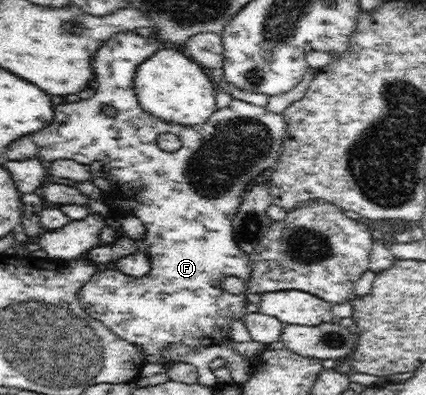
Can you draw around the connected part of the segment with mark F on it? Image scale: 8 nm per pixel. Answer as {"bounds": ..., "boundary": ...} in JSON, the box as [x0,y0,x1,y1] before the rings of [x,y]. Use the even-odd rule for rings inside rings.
{"bounds":[31,31,285,364],"boundary":[[[134,31],[113,34],[108,38],[108,44],[100,47],[92,58],[96,80],[102,80],[96,94],[90,100],[54,106],[54,120],[50,126],[44,126],[32,134],[31,139],[38,145],[37,156],[45,163],[64,158],[86,164],[100,160],[101,170],[113,185],[111,191],[104,192],[109,216],[121,218],[132,214],[144,223],[146,234],[143,243],[147,245],[146,253],[152,264],[150,272],[142,278],[124,277],[118,269],[95,272],[79,290],[78,301],[89,316],[106,325],[117,337],[140,345],[146,362],[165,364],[167,360],[161,352],[170,345],[182,343],[193,349],[226,344],[231,340],[228,333],[232,322],[244,320],[248,313],[247,292],[230,294],[221,288],[221,280],[225,276],[244,278],[247,282],[252,272],[250,255],[239,248],[234,240],[232,218],[238,212],[246,186],[251,186],[254,178],[276,166],[283,149],[285,120],[284,114],[276,114],[265,107],[237,99],[232,99],[228,108],[216,110],[200,126],[170,125],[162,118],[142,112],[134,92],[134,78],[138,66],[151,58],[160,47],[156,35],[144,38]],[[106,104],[116,108],[118,114],[114,118],[104,114]],[[162,132],[176,134],[181,140],[181,147],[174,152],[160,150],[156,138]]]}

